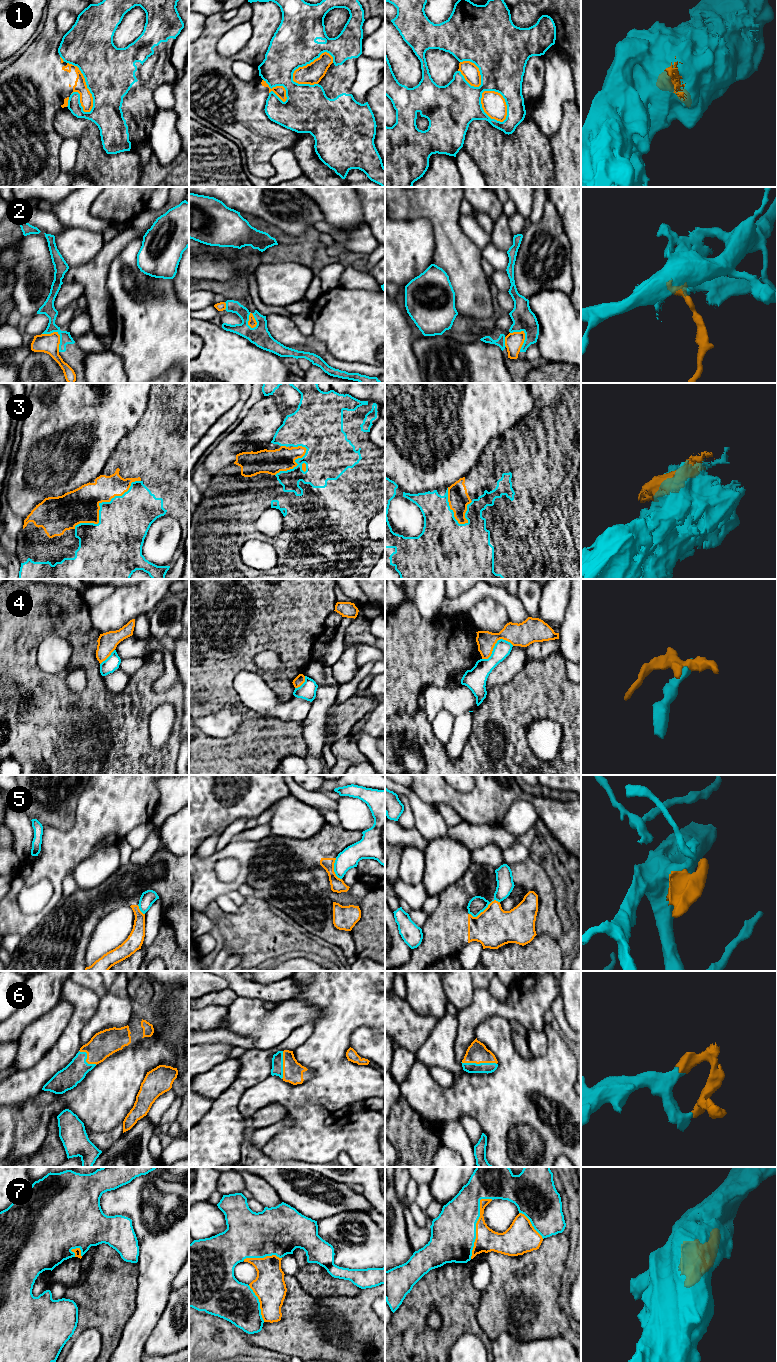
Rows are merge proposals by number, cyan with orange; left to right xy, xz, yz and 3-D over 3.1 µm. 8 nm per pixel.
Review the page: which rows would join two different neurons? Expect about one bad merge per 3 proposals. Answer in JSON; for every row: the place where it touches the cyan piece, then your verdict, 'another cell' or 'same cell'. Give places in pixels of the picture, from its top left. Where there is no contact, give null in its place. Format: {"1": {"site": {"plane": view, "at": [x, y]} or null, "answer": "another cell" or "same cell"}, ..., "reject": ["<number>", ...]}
{"1": {"site": {"plane": "xy", "at": [86, 84]}, "answer": "another cell"}, "2": {"site": {"plane": "xy", "at": [59, 334]}, "answer": "another cell"}, "3": {"site": {"plane": "xy", "at": [99, 504]}, "answer": "same cell"}, "4": {"site": {"plane": "yz", "at": [495, 644]}, "answer": "another cell"}, "5": {"site": {"plane": "yz", "at": [484, 909]}, "answer": "another cell"}, "6": {"site": {"plane": "yz", "at": [480, 1063]}, "answer": "same cell"}, "7": {"site": {"plane": "yz", "at": [475, 1224]}, "answer": "same cell"}, "reject": ["1", "2", "4", "5"]}

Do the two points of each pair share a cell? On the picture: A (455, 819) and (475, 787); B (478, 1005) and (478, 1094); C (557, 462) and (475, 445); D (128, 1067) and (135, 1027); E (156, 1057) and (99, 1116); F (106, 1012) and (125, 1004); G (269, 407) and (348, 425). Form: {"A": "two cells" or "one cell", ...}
{"A": "two cells", "B": "two cells", "C": "two cells", "D": "two cells", "E": "one cell", "F": "one cell", "G": "two cells"}

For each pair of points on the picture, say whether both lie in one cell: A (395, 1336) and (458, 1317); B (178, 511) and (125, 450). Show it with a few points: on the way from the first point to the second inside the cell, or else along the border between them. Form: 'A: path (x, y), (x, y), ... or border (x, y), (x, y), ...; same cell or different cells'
A: path (411, 1337), (438, 1337), (442, 1333); same cell
B: path (161, 502), (142, 483), (142, 467); same cell

